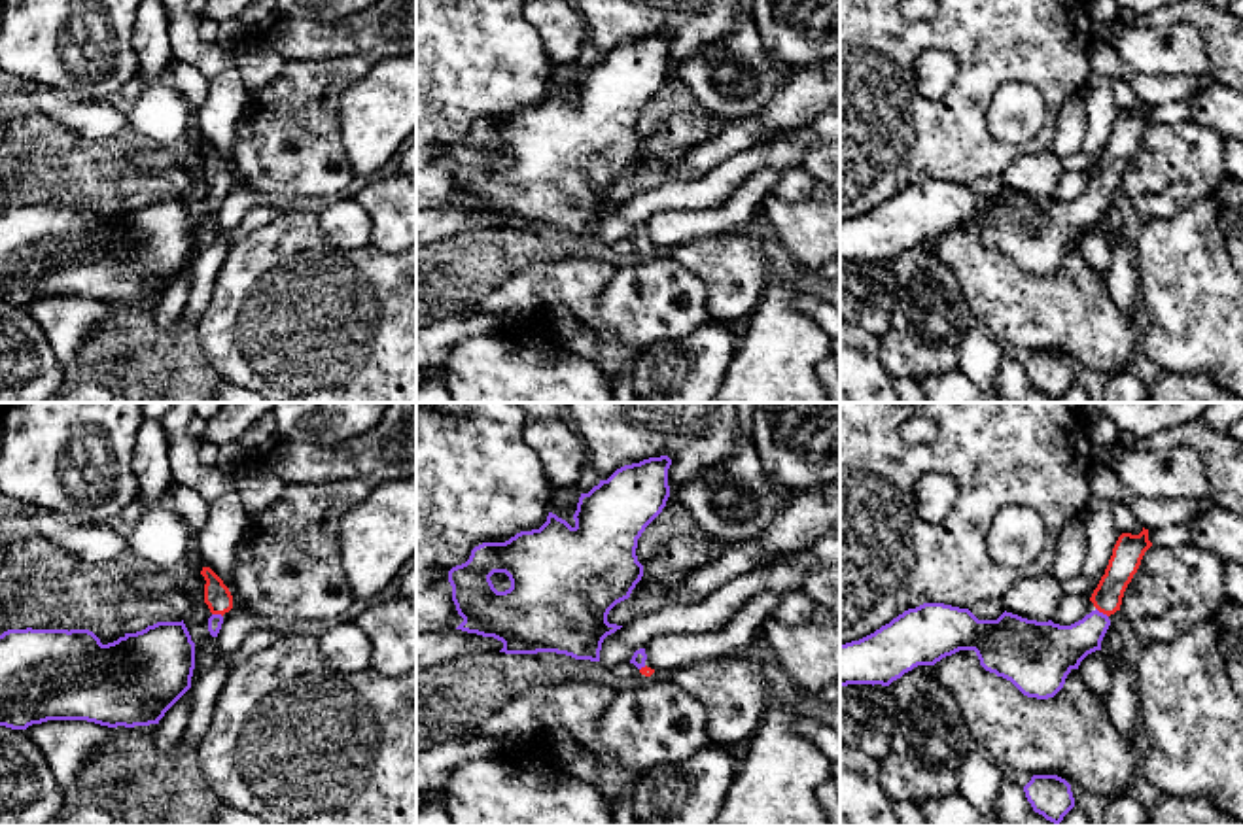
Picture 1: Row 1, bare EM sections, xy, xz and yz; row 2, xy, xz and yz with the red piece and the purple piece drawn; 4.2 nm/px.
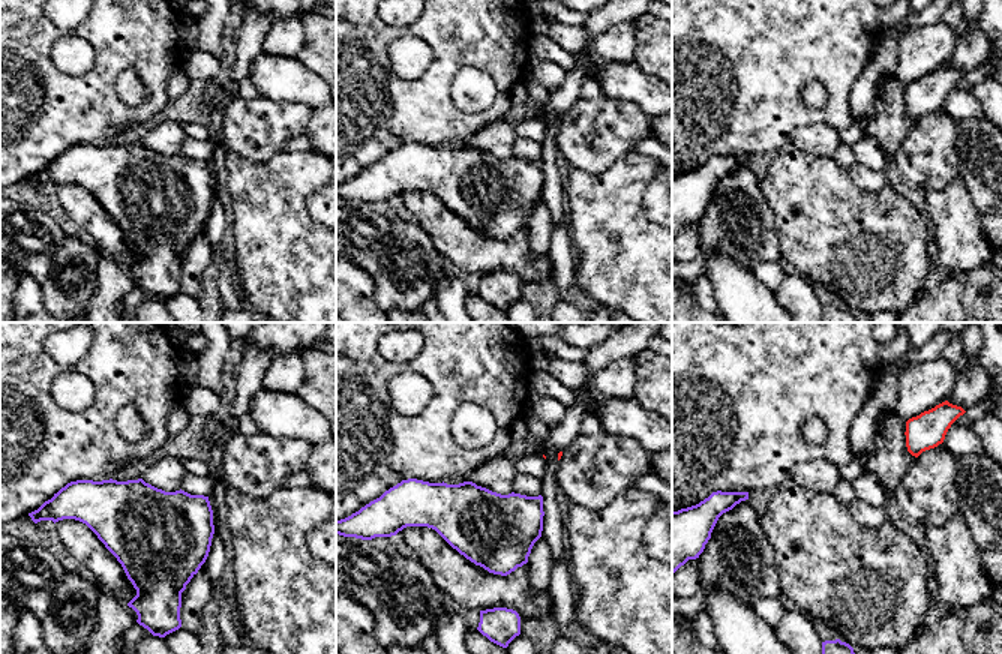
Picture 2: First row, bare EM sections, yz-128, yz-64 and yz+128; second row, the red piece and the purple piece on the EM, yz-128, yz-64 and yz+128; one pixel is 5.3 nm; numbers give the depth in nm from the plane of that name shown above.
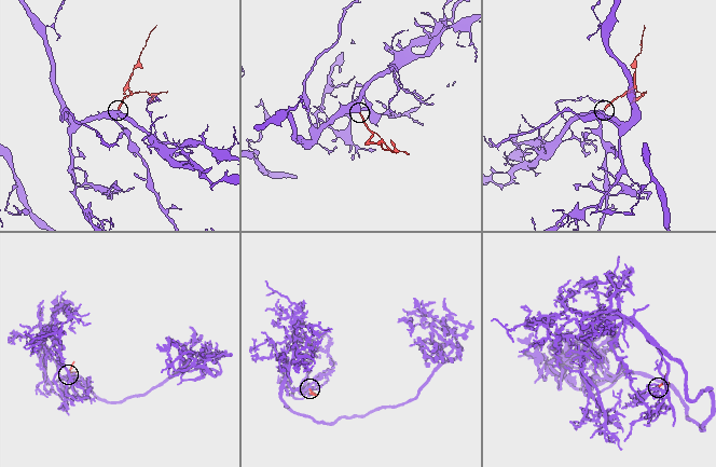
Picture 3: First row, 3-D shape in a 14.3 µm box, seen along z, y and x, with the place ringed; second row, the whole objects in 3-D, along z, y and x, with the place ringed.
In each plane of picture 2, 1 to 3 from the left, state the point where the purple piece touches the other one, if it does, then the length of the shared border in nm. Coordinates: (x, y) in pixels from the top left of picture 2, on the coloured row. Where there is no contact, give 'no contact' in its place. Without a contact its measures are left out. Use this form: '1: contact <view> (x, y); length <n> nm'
1: no contact
2: no contact
3: no contact

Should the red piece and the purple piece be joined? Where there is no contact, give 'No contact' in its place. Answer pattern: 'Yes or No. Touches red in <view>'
Yes. Touches red in yz

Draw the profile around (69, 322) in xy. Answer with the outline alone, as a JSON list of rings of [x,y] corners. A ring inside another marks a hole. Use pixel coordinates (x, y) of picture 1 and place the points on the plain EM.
[[[47,297],[28,302],[25,308],[42,327],[53,353],[64,365],[112,318],[106,302],[87,297]]]

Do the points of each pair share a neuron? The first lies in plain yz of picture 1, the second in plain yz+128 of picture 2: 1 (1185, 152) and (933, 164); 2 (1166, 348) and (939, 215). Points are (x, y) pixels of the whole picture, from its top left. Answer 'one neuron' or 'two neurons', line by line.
1: one neuron
2: one neuron

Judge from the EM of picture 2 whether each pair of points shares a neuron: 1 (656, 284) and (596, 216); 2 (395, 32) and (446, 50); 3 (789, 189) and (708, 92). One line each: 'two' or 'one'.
1: one
2: one
3: two

